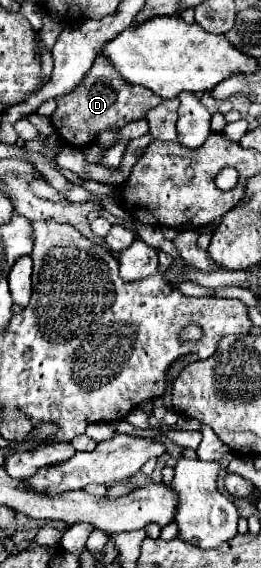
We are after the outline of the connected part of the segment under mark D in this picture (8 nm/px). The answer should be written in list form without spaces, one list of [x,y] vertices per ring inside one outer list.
[[[99,55],[93,63],[93,67],[87,71],[83,81],[67,95],[59,97],[57,109],[51,115],[51,123],[57,131],[57,135],[71,147],[87,147],[95,143],[97,133],[103,129],[119,129],[131,121],[143,119],[149,109],[157,107],[163,99],[151,89],[143,89],[143,85],[127,85],[119,73],[115,73],[115,67],[107,57]]]

